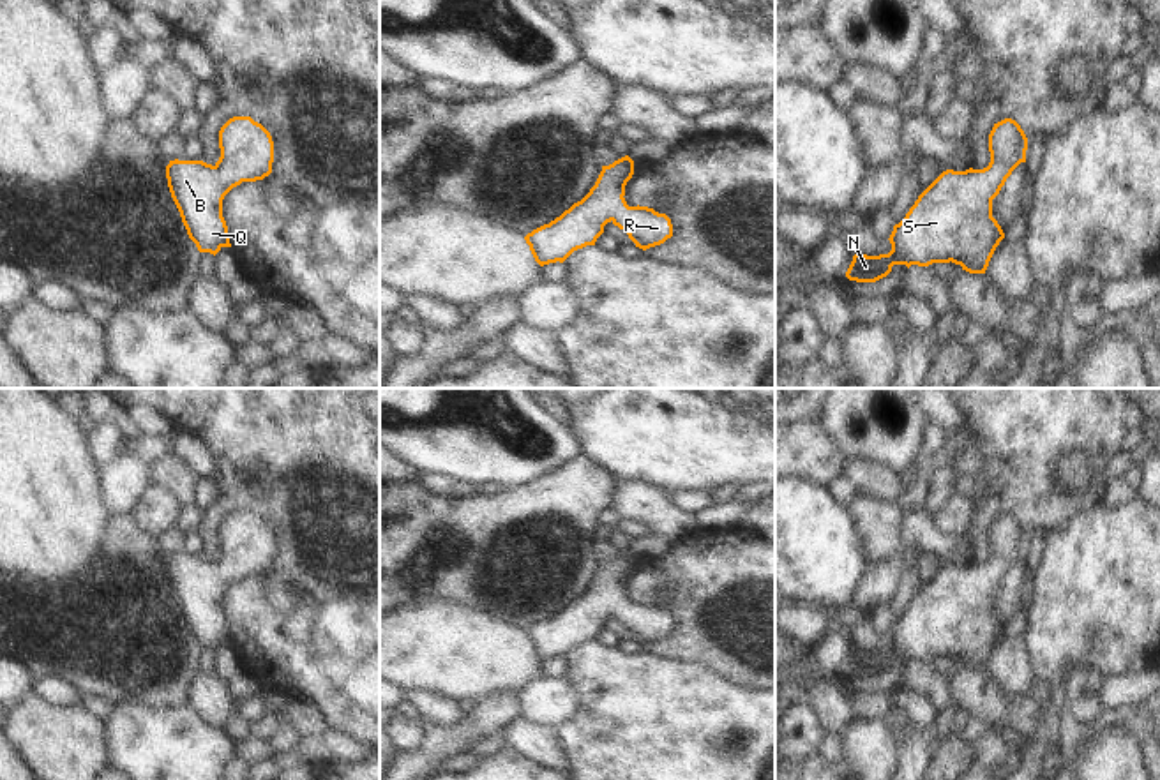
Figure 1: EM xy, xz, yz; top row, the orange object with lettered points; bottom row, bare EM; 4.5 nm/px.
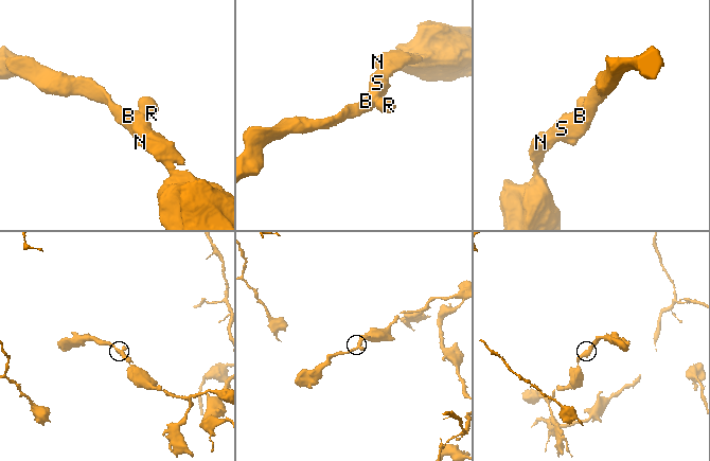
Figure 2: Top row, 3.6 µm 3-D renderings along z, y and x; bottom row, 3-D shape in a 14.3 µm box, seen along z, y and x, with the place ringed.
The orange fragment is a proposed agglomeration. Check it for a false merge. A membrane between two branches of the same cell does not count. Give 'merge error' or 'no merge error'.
no merge error

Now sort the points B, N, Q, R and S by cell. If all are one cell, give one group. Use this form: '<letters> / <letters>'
B N Q R S

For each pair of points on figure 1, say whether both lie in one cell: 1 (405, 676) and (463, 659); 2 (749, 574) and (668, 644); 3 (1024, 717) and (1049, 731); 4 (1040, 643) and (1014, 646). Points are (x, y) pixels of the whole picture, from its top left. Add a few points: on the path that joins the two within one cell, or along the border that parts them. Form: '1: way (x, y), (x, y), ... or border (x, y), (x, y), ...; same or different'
1: way (419, 662), (422, 659), (449, 659); same
2: way (728, 586), (714, 599), (707, 599), (689, 623); same
3: border (1042, 704), (1042, 727), (1023, 742); different
4: border (1024, 629), (1030, 662), (1039, 678); different

